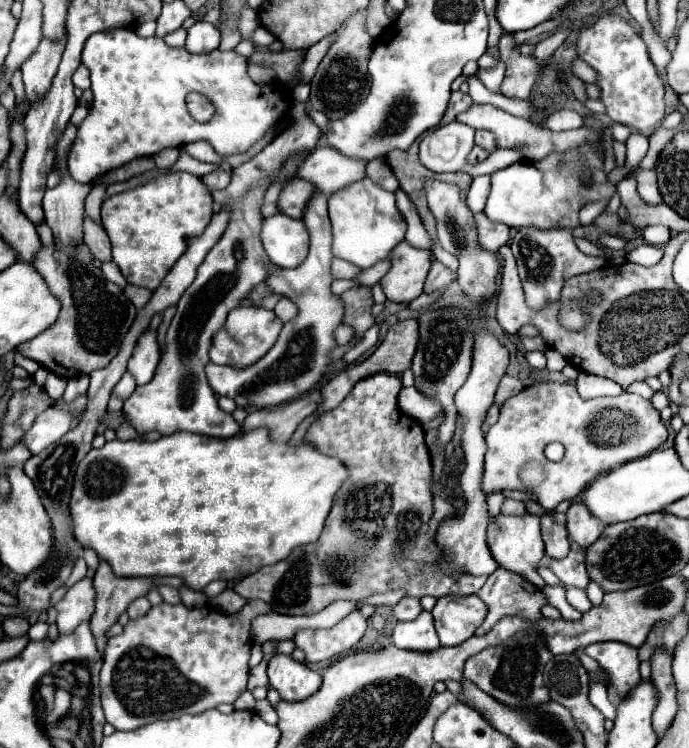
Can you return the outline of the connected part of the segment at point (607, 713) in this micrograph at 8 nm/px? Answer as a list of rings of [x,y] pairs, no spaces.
[[[593,681],[589,685],[588,698],[606,719],[615,720],[616,707],[609,701],[607,689],[600,682]]]

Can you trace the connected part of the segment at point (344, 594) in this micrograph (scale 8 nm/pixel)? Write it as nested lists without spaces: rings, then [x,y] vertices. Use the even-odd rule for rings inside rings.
[[[375,374],[355,384],[349,396],[333,410],[325,412],[313,422],[305,434],[305,440],[315,444],[323,454],[339,458],[349,468],[349,478],[335,494],[333,508],[327,516],[325,528],[317,542],[299,546],[291,556],[279,564],[263,566],[259,572],[245,576],[235,584],[235,592],[247,600],[265,600],[279,614],[317,614],[335,600],[363,600],[389,588],[407,588],[409,596],[469,596],[477,594],[487,578],[469,574],[443,574],[433,564],[439,556],[433,542],[427,542],[427,524],[433,514],[431,504],[431,458],[425,446],[425,430],[411,416],[397,412],[399,380],[395,374]],[[373,422],[409,422],[409,438],[397,438],[399,432],[373,430]]]

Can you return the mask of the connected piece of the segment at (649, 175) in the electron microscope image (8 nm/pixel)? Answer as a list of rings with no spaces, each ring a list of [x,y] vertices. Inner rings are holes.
[[[633,168],[631,176],[637,180],[637,192],[647,204],[661,204],[661,194],[657,192],[657,178],[653,176],[653,170]]]

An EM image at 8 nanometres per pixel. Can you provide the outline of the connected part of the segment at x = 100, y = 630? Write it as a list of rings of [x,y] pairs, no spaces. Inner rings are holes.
[[[99,560],[99,568],[93,578],[95,590],[97,590],[97,604],[95,612],[91,616],[91,632],[97,640],[99,652],[105,648],[105,632],[111,624],[117,622],[119,614],[127,610],[127,606],[139,598],[145,596],[149,590],[157,588],[155,578],[121,578],[113,576],[113,570],[105,560]]]

